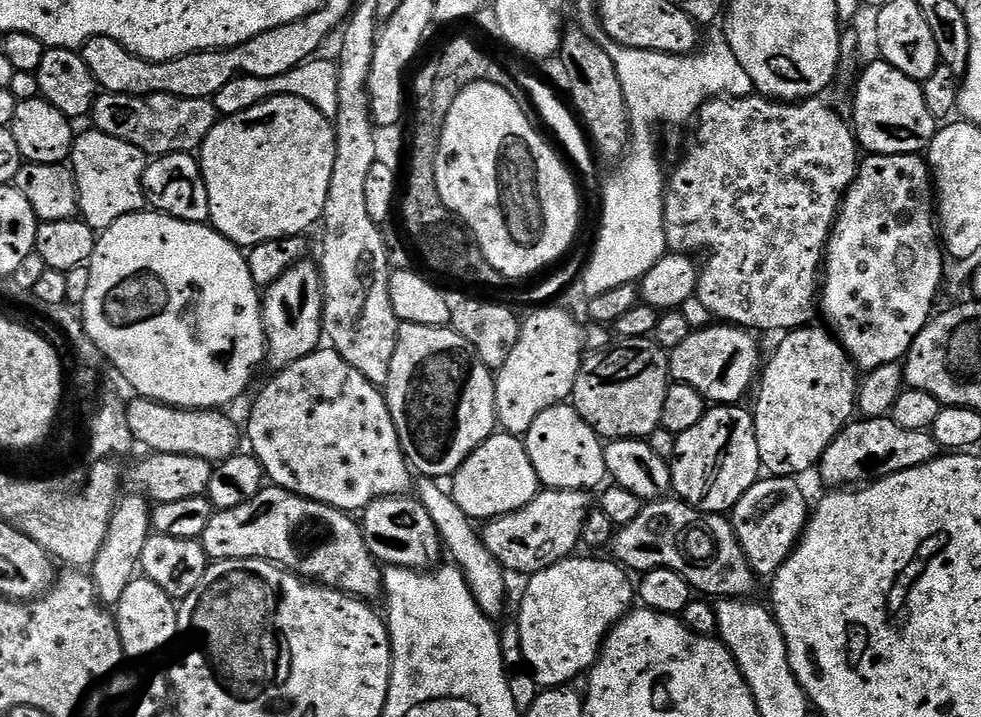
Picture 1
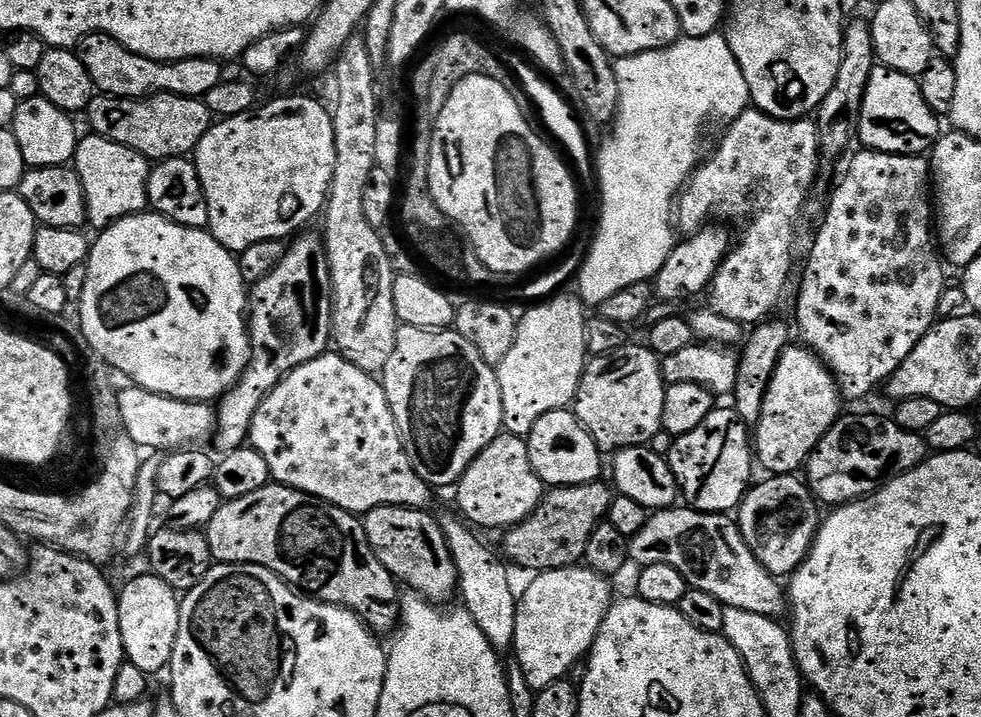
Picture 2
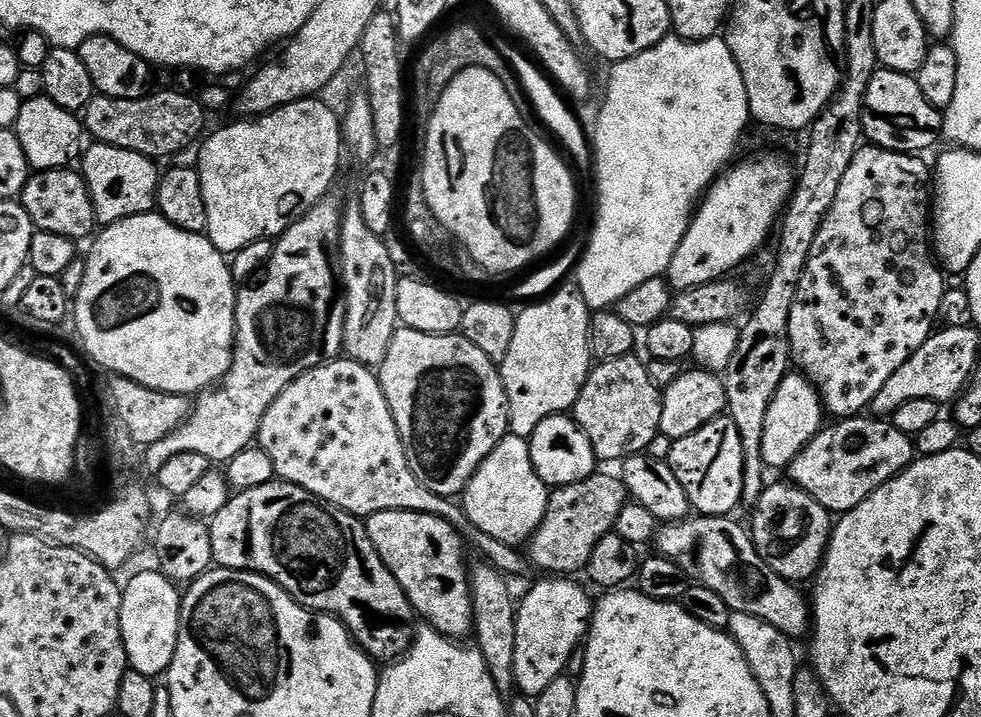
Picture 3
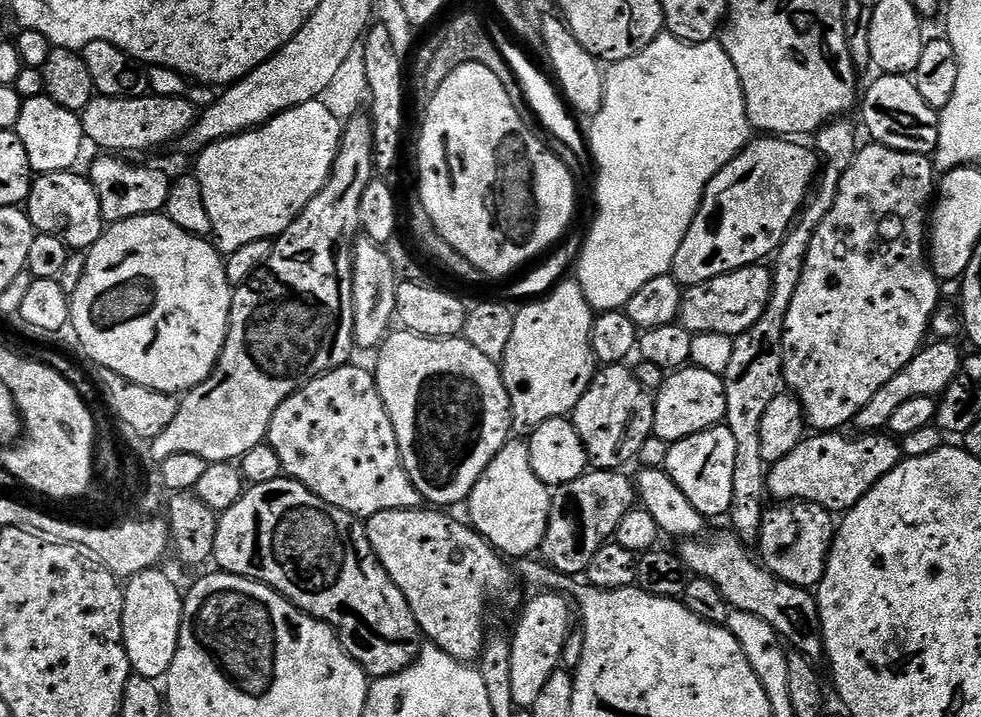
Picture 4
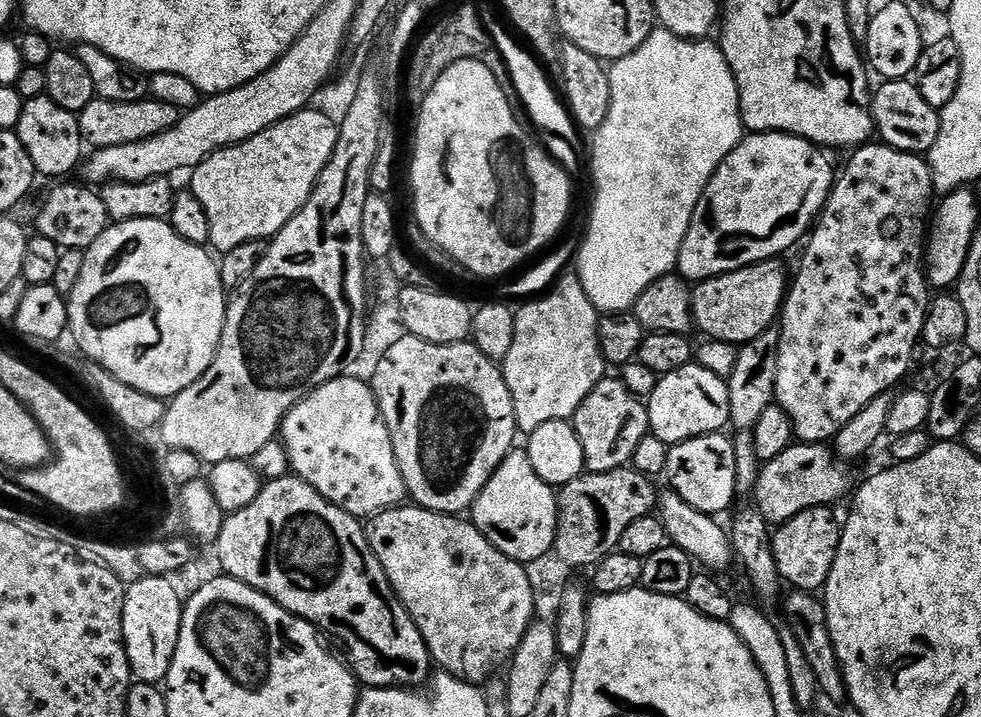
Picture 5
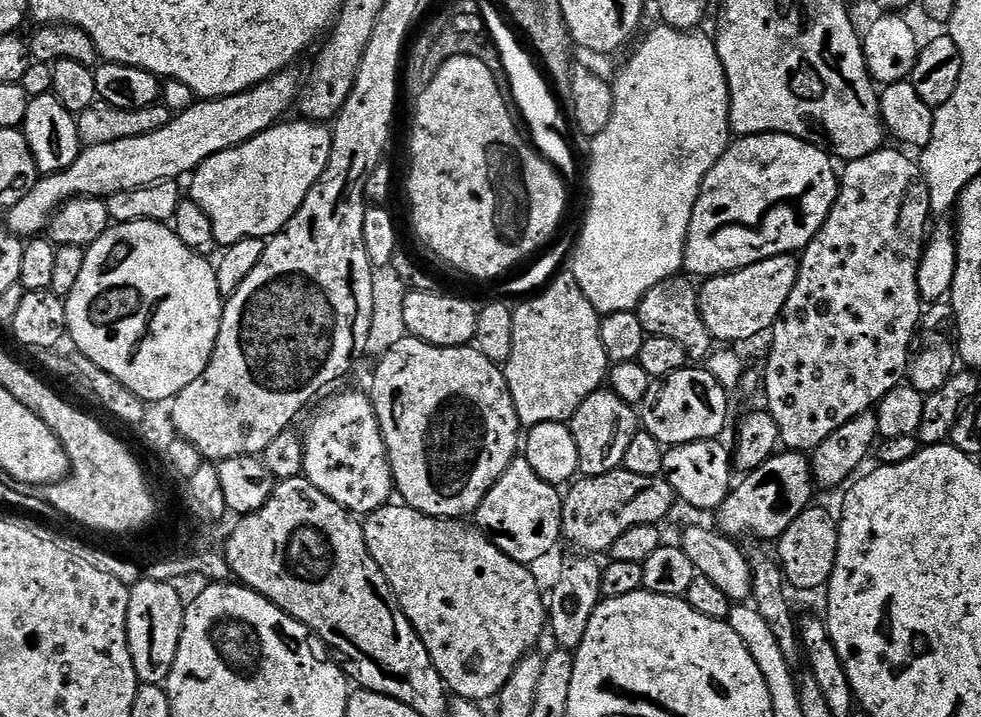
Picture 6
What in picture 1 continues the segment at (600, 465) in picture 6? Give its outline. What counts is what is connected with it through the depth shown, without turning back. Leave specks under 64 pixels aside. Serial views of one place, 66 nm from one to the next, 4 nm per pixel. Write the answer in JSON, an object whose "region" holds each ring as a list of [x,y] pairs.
{"region":[[[652,338],[621,339],[606,350],[585,355],[572,387],[570,403],[601,441],[645,439],[655,428],[661,427],[662,402],[666,402],[670,383],[668,357],[669,353]]]}

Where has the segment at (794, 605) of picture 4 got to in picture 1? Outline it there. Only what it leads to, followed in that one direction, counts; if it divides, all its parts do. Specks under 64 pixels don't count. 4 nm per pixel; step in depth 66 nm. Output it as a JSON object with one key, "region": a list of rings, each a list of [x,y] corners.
{"region":[[[679,498],[645,503],[642,514],[638,514],[634,522],[617,527],[610,556],[636,574],[655,568],[674,570],[674,574],[686,578],[692,589],[708,598],[748,598],[753,595],[754,573],[746,562],[746,554],[732,529],[731,519],[724,514],[700,512]]]}

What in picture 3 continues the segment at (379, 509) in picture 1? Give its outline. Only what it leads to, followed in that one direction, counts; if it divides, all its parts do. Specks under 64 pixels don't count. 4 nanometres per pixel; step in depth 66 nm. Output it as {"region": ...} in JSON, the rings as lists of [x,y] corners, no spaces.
{"region":[[[379,512],[367,517],[366,527],[370,534],[370,542],[374,542],[374,550],[382,558],[382,562],[394,574],[398,586],[406,594],[406,598],[412,604],[412,611],[420,616],[425,625],[430,626],[435,632],[442,632],[445,636],[464,638],[472,632],[472,591],[468,589],[470,568],[464,565],[464,552],[466,545],[460,538],[460,533],[437,516],[422,514],[421,512]]]}

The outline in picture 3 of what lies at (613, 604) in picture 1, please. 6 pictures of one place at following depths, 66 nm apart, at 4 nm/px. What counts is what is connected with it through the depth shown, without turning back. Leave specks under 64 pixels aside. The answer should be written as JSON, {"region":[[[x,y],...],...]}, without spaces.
{"region":[[[540,578],[536,585],[529,590],[524,596],[524,601],[519,601],[516,609],[516,641],[514,642],[514,678],[516,679],[515,691],[522,696],[538,697],[542,694],[542,690],[546,690],[546,686],[550,686],[550,682],[554,682],[554,678],[564,675],[564,667],[570,662],[570,654],[574,654],[581,647],[582,641],[588,635],[588,626],[592,623],[592,610],[594,607],[593,597],[588,597],[588,592],[580,584],[575,584],[572,578]]]}

